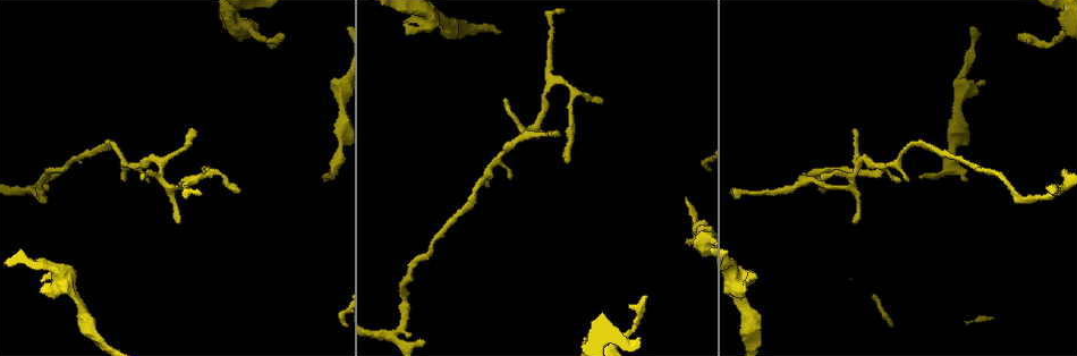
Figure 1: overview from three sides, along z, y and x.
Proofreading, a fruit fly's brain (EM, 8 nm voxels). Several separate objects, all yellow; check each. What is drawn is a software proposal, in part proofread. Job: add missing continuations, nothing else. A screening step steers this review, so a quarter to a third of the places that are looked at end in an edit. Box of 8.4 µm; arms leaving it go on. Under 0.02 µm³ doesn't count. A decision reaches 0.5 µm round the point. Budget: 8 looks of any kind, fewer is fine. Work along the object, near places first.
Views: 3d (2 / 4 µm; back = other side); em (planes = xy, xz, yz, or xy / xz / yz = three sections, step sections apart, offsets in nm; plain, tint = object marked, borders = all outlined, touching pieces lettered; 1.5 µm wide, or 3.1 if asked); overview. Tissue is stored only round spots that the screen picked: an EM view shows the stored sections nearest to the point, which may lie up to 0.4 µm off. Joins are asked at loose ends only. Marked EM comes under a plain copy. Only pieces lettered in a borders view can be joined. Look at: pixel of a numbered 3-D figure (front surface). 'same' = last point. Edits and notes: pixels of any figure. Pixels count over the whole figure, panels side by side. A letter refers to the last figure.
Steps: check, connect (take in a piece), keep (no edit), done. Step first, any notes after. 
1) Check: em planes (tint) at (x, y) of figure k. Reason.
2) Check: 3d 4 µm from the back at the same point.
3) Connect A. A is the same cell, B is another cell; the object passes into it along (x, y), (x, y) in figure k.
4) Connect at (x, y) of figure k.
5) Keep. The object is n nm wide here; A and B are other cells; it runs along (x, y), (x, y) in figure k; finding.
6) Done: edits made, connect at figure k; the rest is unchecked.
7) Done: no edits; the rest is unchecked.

Check: 3d 4 µm at (741, 293) of figure 1. An open end.

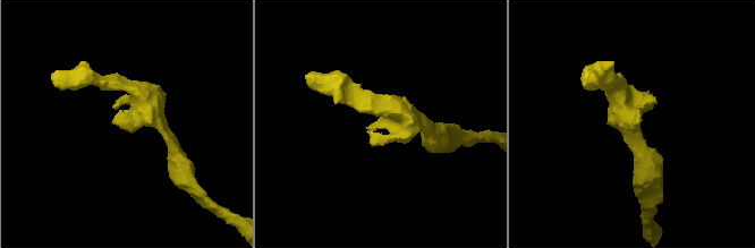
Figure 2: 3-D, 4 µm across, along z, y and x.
Check: em planes (borders) at (122, 126) of figure 2. Shape alone is not enough.

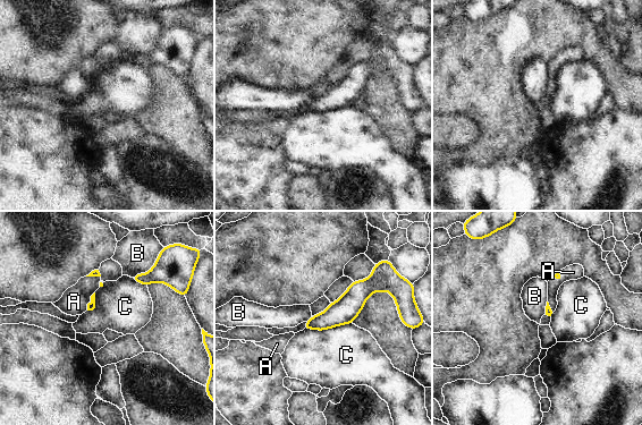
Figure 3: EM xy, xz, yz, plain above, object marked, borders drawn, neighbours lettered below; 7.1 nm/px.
Connect A. A is the same cell, B and C are other cells; it goes on there.

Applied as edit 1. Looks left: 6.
Check: overview.

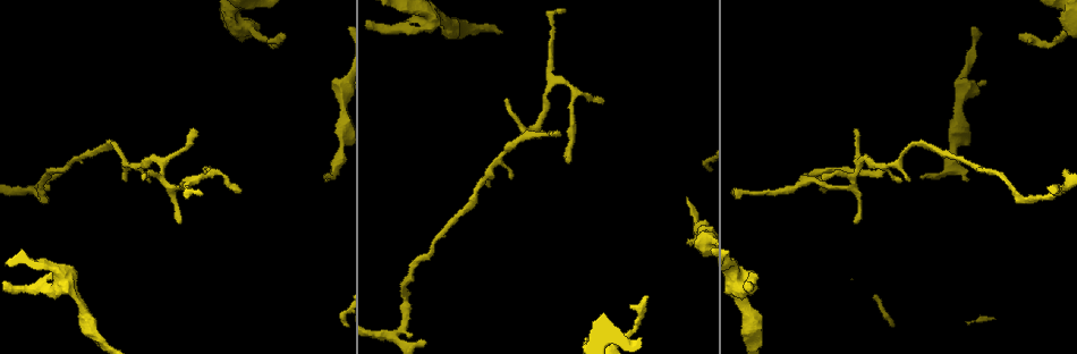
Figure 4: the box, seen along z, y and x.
Check: em planes (borders) at (603, 100) of figure 4. Free end.

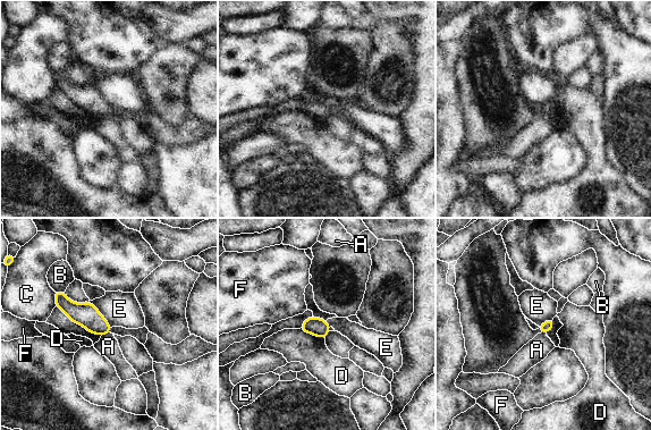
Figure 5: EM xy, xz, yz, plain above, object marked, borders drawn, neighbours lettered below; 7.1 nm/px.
Keep. A, B, C, D, E and F are other cells; it runs along (58, 294), (107, 330) in figure 5; none of them fits.

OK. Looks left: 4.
Check: 3d 4 µm at (1018, 34) of figure 4. Tapers out.

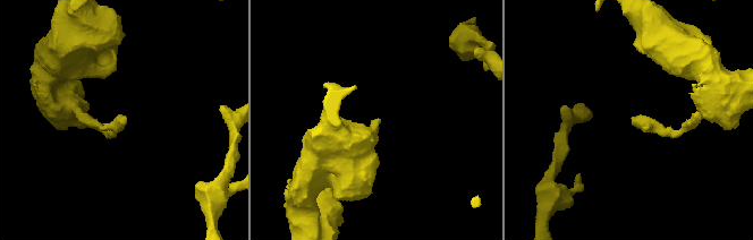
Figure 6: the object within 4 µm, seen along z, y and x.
Check: em planes (tint) at (378, 118) of figure 6.

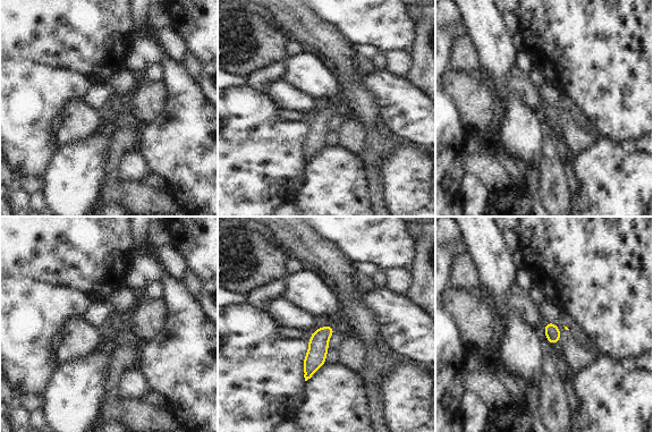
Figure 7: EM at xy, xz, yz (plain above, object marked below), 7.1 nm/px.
Check: em planes (borders) at the same point.

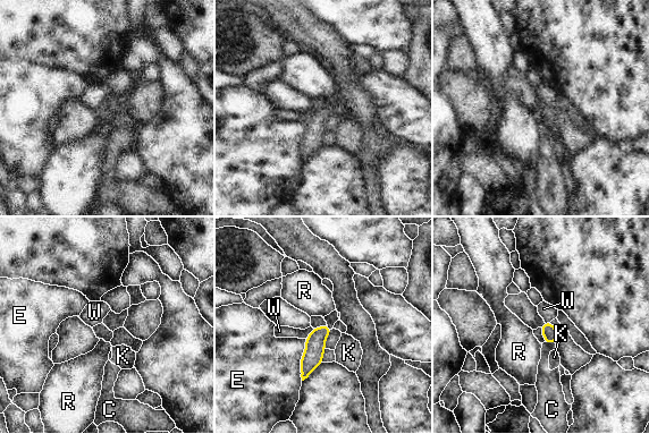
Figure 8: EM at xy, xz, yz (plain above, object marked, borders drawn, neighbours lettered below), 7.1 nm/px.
Keep. The longest contact is with E, 300 nm; C, E, K, R and W are other cells; it runs along (327, 329), (315, 340), (304, 375) in figure 8; none of them fits.

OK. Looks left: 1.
Done: edits made, connect at figure 3; the rest is unchecked.

